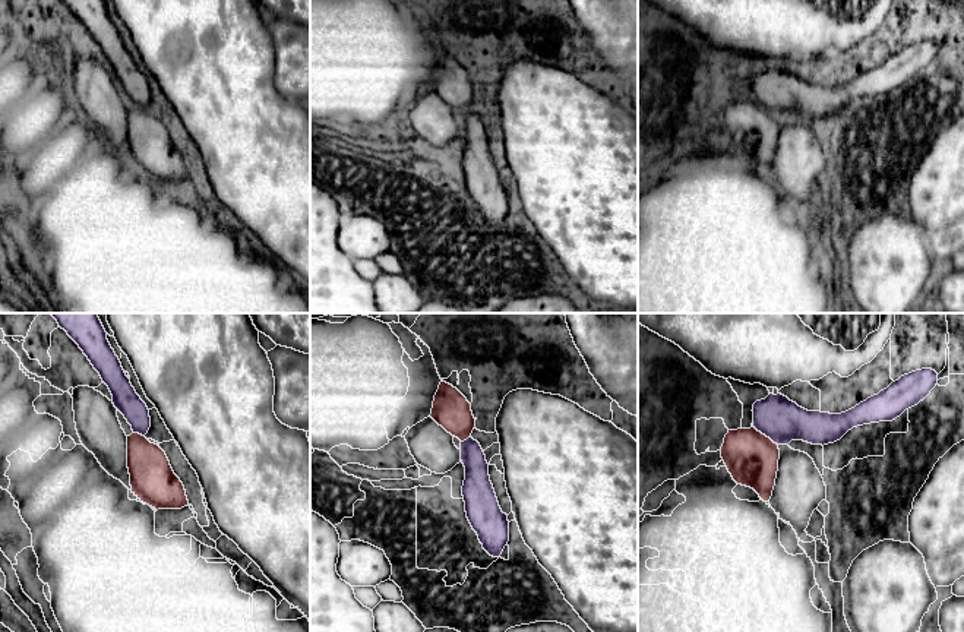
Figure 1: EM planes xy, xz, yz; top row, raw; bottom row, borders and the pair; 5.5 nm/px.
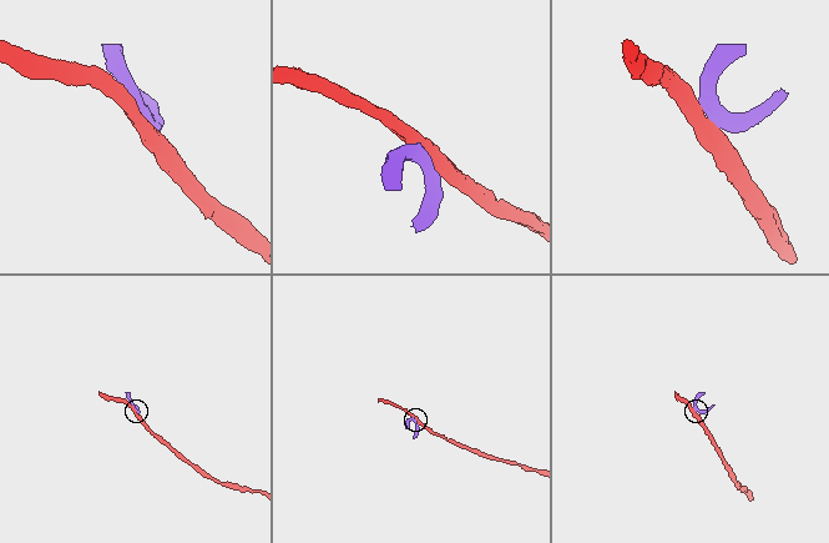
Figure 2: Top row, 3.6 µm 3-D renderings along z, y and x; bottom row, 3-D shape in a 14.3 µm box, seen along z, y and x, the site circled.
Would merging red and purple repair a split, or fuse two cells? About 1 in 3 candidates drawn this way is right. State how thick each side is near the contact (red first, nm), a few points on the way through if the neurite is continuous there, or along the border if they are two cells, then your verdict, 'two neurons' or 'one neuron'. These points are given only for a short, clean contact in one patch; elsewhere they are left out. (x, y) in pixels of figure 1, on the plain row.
280 nm thick on the red side, 240 nm on the other; two neurons

